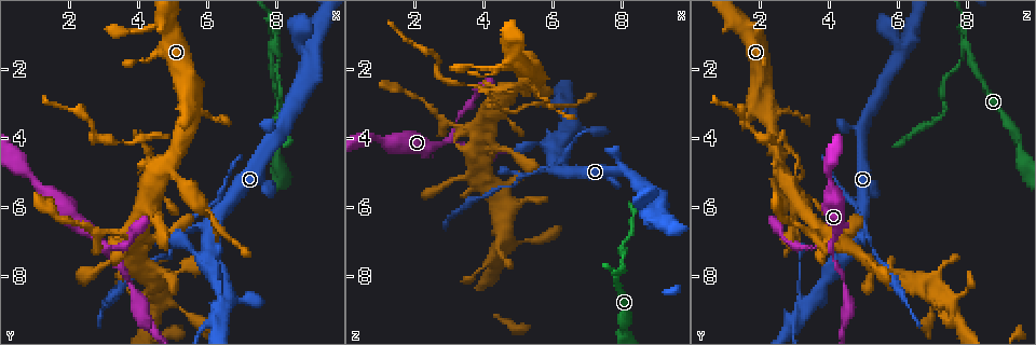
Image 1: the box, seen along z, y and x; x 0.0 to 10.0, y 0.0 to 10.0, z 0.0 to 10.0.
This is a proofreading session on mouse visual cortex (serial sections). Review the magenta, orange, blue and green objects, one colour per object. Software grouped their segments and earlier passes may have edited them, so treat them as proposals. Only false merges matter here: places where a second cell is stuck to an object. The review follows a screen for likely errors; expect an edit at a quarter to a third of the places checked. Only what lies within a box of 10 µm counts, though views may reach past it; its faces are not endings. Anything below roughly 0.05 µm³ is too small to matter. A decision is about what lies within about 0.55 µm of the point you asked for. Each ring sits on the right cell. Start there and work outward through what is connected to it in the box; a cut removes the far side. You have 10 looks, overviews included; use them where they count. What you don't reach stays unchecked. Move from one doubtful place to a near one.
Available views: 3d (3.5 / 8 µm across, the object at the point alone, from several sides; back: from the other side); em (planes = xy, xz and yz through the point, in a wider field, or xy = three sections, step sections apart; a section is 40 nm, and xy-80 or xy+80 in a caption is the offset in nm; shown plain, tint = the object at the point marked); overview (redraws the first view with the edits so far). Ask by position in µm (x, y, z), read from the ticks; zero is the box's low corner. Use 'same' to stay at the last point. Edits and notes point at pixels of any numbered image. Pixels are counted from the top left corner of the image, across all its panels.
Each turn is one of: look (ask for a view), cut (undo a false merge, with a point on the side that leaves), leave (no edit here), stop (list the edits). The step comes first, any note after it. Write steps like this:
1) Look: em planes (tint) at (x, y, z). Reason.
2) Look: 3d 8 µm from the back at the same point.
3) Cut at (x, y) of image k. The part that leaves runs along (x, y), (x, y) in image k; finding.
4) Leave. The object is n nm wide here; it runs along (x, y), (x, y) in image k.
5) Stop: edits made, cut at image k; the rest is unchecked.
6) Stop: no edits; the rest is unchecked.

Look: 3d 8 µm at (6.00, 6.45, 4.90). Three arms meet.

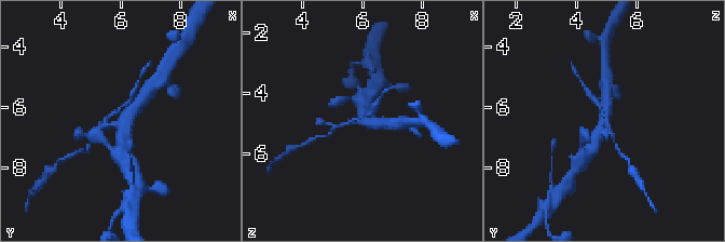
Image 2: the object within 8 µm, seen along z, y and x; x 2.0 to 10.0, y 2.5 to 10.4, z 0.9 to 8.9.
Look: 3d 3.5 µm at the same point. Zoom in.

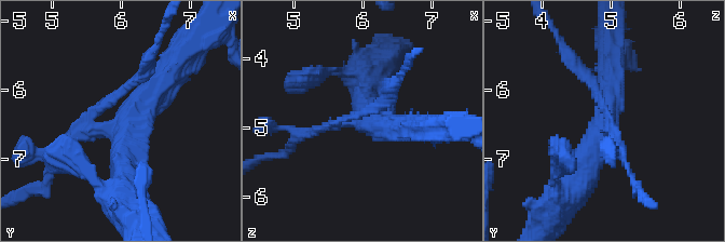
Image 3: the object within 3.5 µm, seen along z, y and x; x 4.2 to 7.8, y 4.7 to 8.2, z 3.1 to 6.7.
Look: em xy step 1 (tint) at (6.00, 6.50, 4.90).

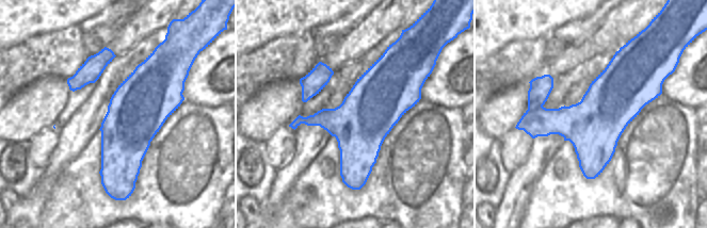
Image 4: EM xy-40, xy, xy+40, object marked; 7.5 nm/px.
Cut at (290, 129) of image 3. The part that leaves runs along (327, 126), (271, 157) in image 3; two cells meet here.

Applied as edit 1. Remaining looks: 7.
Look: 3d 3.5 µm at (3.10, 7.20, 4.05). Calibre changes.

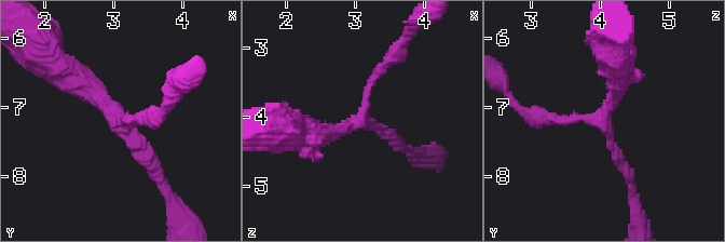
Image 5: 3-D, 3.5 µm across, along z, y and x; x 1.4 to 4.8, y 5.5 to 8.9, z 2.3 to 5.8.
Look: em planes (tint) at (3.10, 7.15, 4.05). 3 arms meet here; the arms are 150, 200, 350 nm wide; shape alone is not enough.

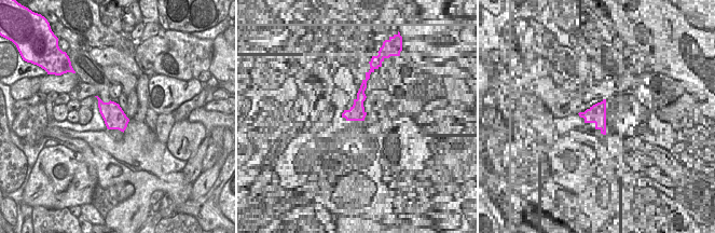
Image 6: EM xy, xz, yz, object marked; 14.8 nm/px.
Look: em xy step 3 (tint) at the same point.

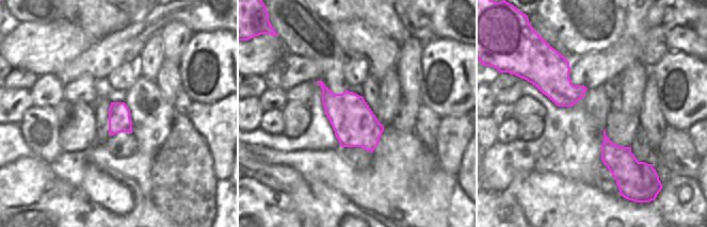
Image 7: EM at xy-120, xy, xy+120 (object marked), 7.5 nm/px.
Leave. It runs along (64, 72), (123, 122), (156, 175) in image 5; continuous, no second cell.

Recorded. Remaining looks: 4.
Look: 3d 3.5 µm from the back at (4.40, 4.35, 2.95). Sharp bend.

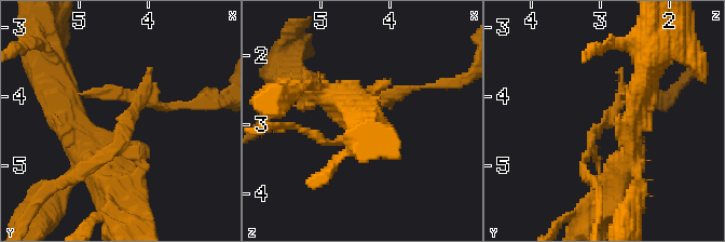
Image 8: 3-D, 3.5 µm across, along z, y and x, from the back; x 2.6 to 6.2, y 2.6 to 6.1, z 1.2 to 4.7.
Look: em xy step 3 (tint) at (4.35, 4.40, 3.00).

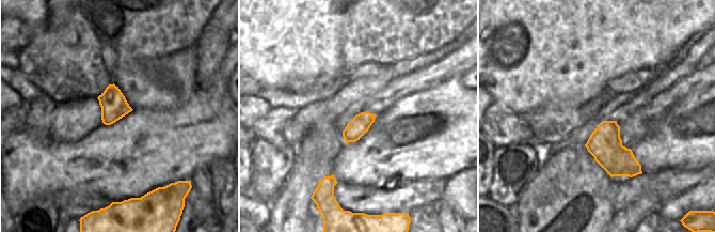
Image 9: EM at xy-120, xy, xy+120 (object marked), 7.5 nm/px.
Cut at (614, 109) of image 8. The part that leaves runs along (124, 144), (140, 101), (180, 107) in image 8; two cells meet here.

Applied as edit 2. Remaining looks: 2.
Stop: edits made, cut at image 3, cut at image 8; the rest is unchecked.

